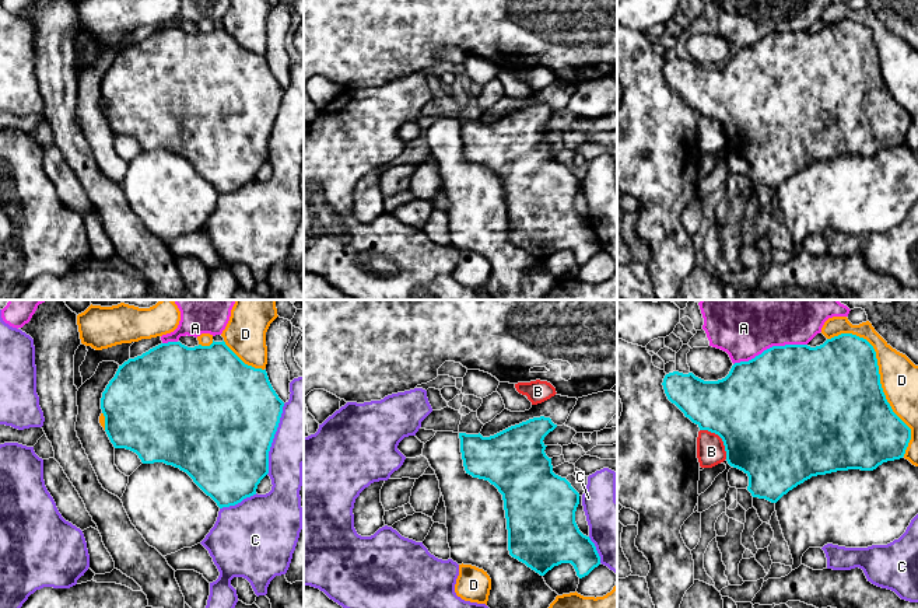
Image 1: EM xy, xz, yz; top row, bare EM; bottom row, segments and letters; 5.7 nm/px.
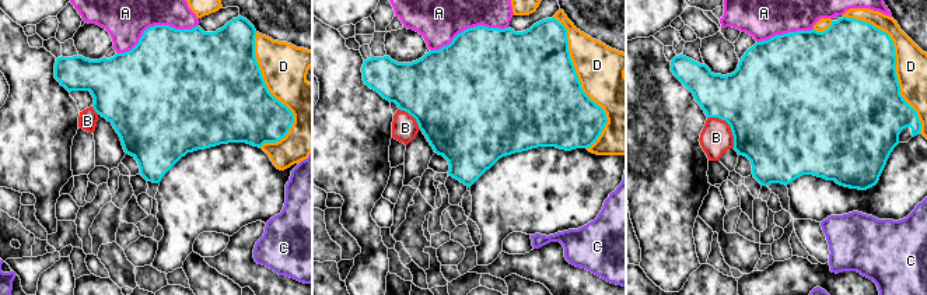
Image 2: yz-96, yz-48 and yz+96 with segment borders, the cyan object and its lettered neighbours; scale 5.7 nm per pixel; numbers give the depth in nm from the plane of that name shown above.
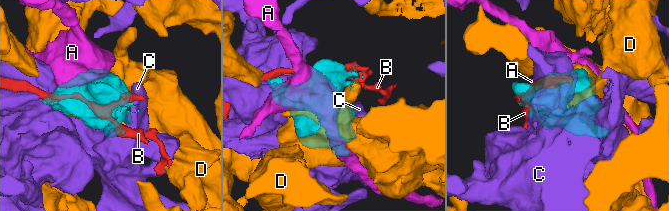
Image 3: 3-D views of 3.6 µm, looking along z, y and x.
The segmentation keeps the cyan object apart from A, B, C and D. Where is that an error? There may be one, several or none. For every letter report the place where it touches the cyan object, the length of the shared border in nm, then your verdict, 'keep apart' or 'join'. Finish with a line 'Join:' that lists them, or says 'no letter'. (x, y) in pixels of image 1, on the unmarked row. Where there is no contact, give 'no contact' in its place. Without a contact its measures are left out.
A: yz (770, 34) | 440 nm | keep apart
B: yz (721, 123) | 240 nm | keep apart
C: xy (273, 123) | 420 nm | keep apart
D: yz (879, 65) | 800 nm | keep apart
Join: no letter

